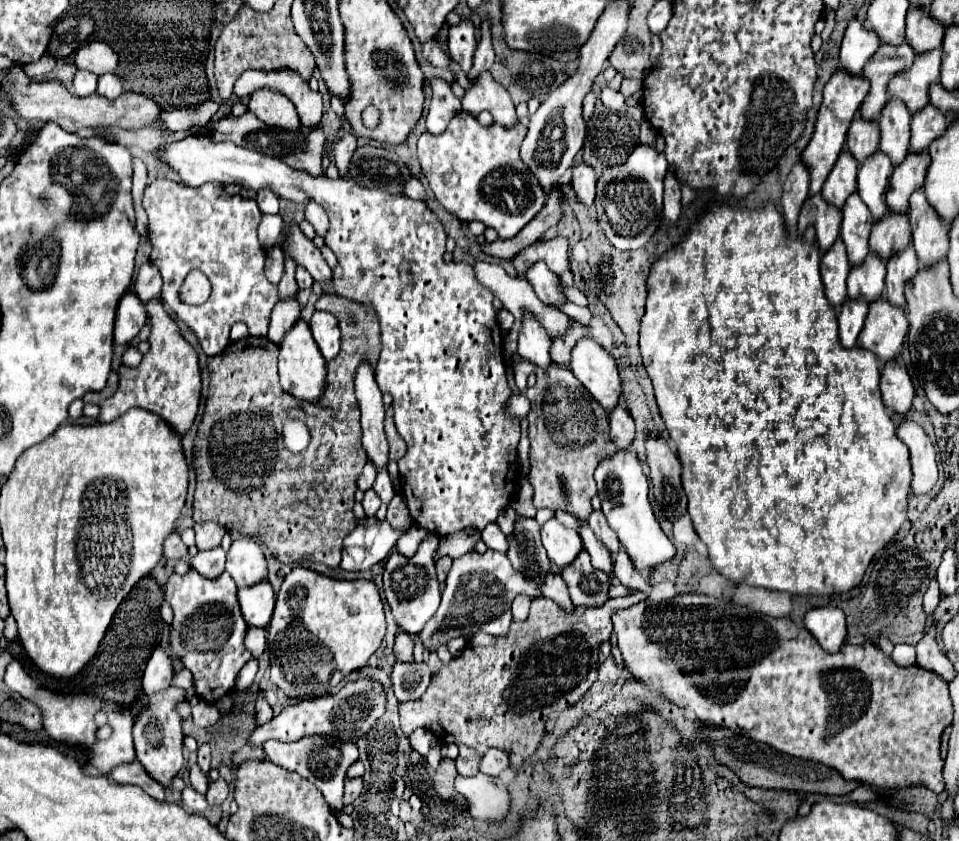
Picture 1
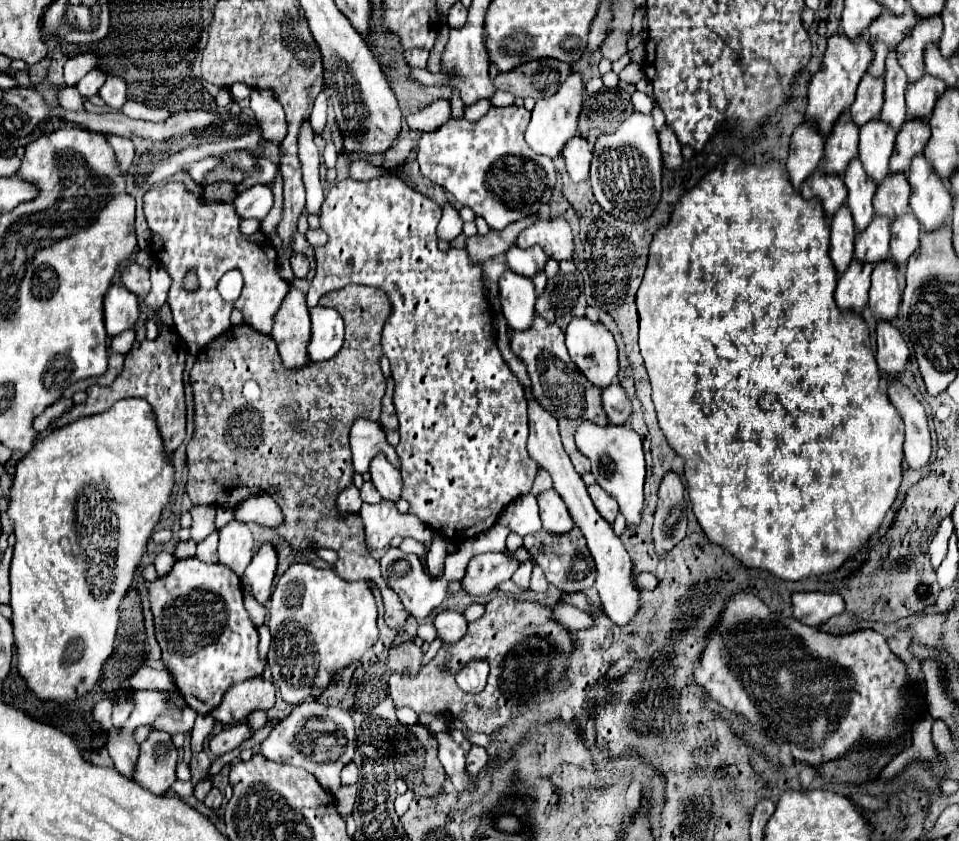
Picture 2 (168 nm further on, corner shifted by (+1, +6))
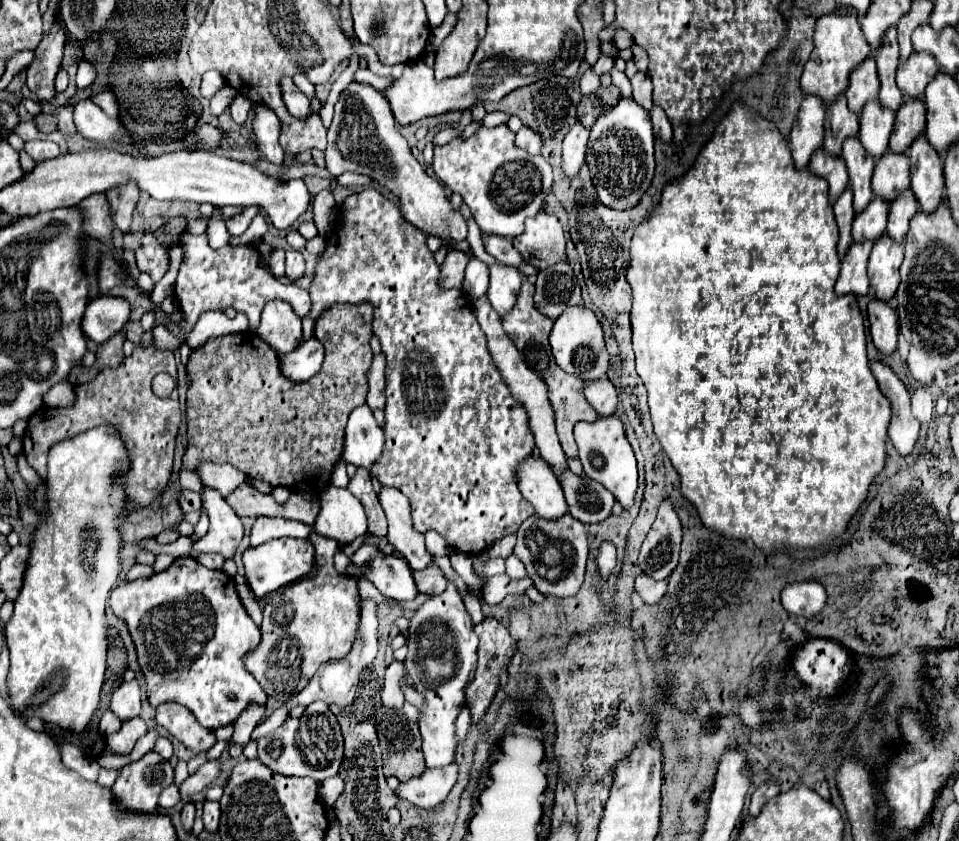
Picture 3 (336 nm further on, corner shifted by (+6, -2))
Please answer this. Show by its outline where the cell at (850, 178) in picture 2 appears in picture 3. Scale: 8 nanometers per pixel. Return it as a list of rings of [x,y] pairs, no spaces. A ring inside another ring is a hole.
[[[856,137],[844,141],[842,157],[848,165],[850,187],[854,191],[854,211],[860,213],[872,199],[870,179],[872,179],[872,171],[874,171],[874,159],[872,159],[872,155],[868,155],[864,151],[862,143]]]

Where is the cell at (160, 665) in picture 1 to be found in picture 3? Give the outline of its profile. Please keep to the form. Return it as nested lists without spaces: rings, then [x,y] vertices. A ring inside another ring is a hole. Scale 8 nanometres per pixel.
[[[138,681],[122,683],[114,693],[110,701],[110,711],[120,717],[122,721],[134,719],[140,715],[140,703],[142,703],[142,693]]]

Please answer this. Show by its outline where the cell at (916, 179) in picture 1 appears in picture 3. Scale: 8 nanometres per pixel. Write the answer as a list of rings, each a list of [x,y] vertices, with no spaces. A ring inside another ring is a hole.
[[[904,99],[904,107],[896,111],[894,129],[890,135],[890,151],[904,153],[910,143],[926,127],[926,107],[922,99]]]

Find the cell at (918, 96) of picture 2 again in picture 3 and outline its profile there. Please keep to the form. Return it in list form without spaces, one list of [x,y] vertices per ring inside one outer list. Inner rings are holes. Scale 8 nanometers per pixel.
[[[912,51],[908,61],[898,63],[896,81],[904,95],[922,99],[926,85],[934,79],[936,73],[938,65],[936,59],[932,59],[932,55],[920,55],[918,51]]]

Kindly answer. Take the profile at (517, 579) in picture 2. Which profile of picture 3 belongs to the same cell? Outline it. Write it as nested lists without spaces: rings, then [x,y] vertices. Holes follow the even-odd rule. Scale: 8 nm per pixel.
[[[510,555],[510,557],[506,559],[506,575],[514,577],[514,579],[526,577],[526,567],[524,567],[524,563],[522,563],[516,555]]]

